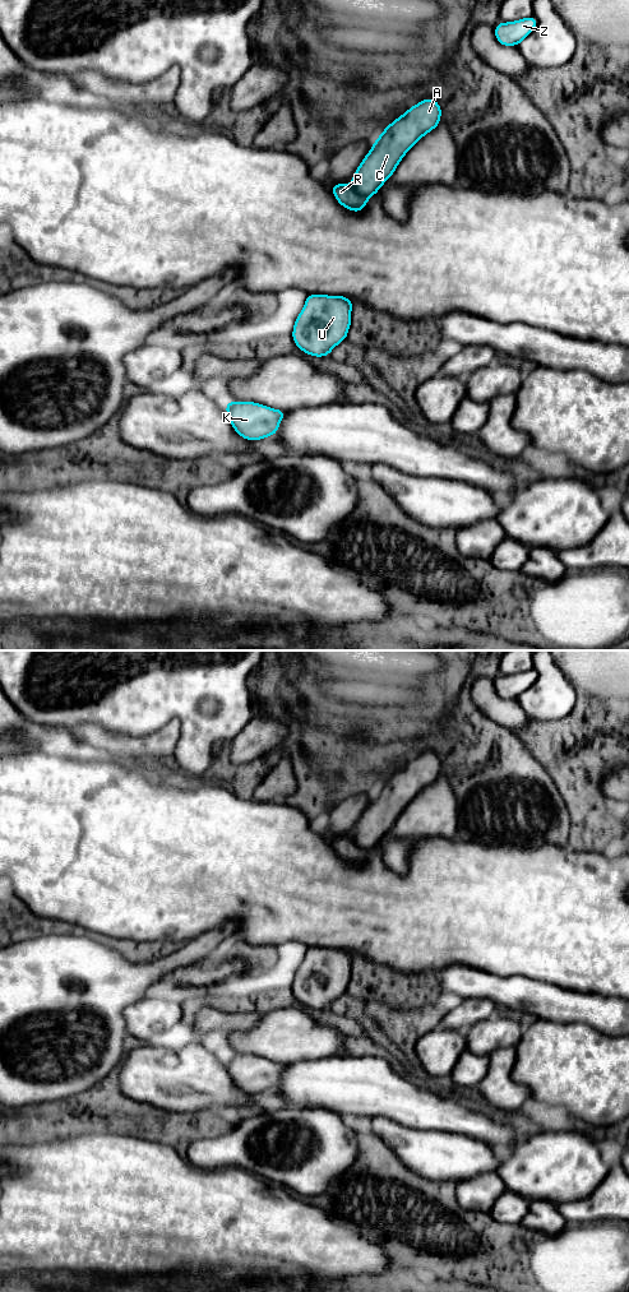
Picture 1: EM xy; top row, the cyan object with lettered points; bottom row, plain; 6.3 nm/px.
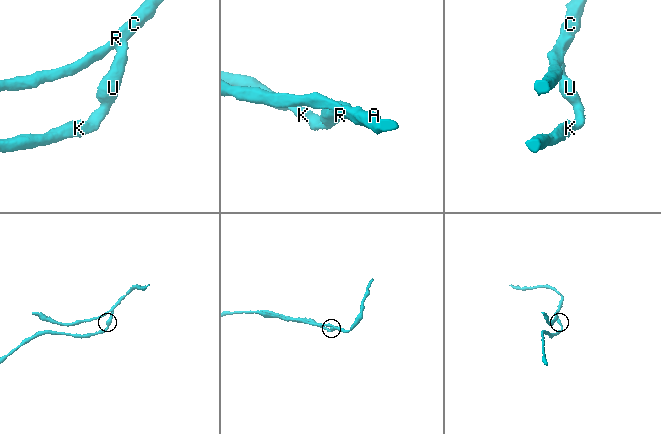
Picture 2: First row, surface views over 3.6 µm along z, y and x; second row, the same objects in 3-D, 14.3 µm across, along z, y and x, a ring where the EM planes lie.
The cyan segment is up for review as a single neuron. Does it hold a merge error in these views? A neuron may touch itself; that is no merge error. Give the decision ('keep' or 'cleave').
cleave

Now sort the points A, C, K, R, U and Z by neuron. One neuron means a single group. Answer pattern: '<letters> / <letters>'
A C Z / K R U

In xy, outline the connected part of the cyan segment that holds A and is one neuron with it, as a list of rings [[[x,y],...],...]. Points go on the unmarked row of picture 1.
[[[425,751],[389,777],[351,832],[356,844],[365,851],[375,848],[406,806],[440,777],[440,770],[440,758],[434,751]]]

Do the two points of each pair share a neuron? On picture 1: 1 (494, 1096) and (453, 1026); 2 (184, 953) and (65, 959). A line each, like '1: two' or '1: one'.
1: one
2: one

